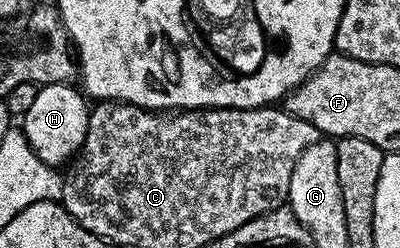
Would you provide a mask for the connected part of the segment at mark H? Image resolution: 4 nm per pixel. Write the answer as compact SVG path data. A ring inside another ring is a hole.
M65 82L40 86L29 112L21 115L21 129L29 140L29 148L33 148L39 159L52 168L66 167L78 155L89 132L92 107L82 89L75 87L74 90L73 87Z

